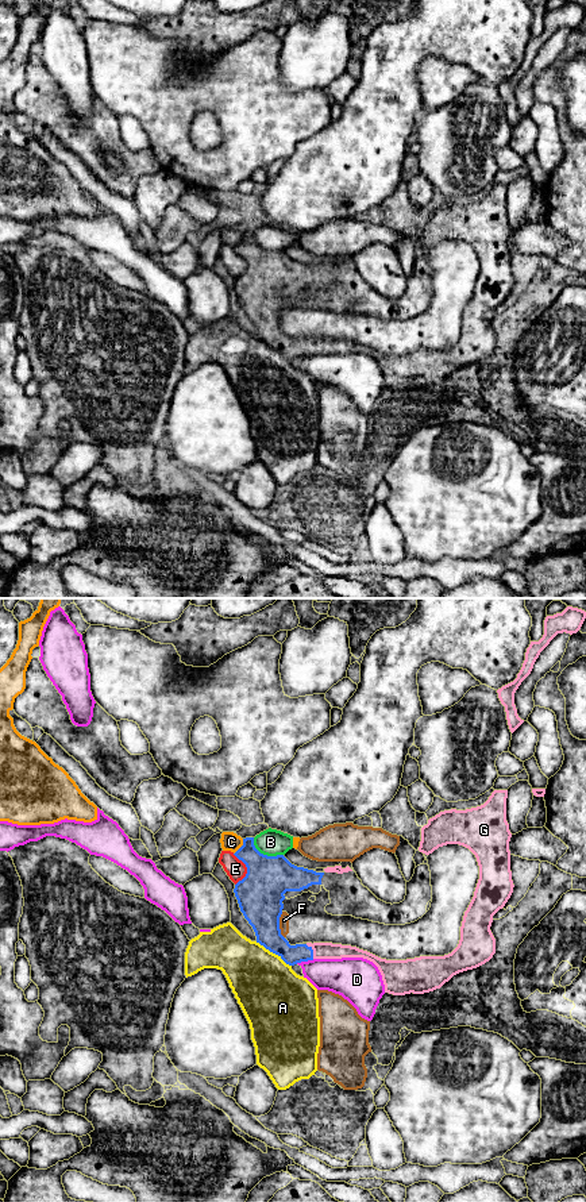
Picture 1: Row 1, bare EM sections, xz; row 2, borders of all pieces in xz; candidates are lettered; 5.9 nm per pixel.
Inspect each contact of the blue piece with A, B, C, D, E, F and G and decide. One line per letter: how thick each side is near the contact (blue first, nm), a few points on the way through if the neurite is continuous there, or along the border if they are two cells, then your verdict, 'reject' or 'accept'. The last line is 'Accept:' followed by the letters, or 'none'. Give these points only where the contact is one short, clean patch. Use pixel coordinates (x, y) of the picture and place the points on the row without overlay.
A: 200/380 nm | reject
B: 280/160 nm | reject
C: 260/110 nm | reject
D: 140/220 nm | reject
E: 280/120 nm | reject
F: 280/60 nm | reject
G: 120/100 nm | across xz (273, 335), (286, 346), (312, 346), (320, 345) | accept
Accept: G

